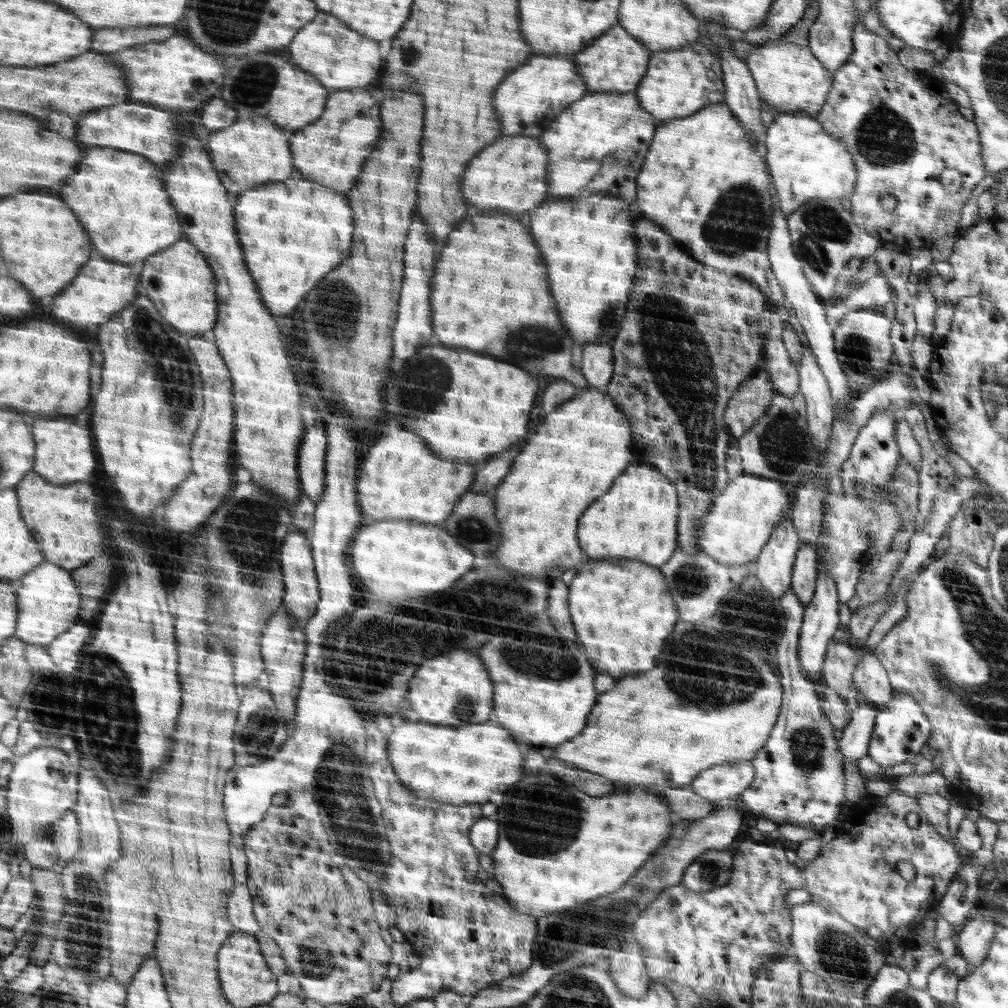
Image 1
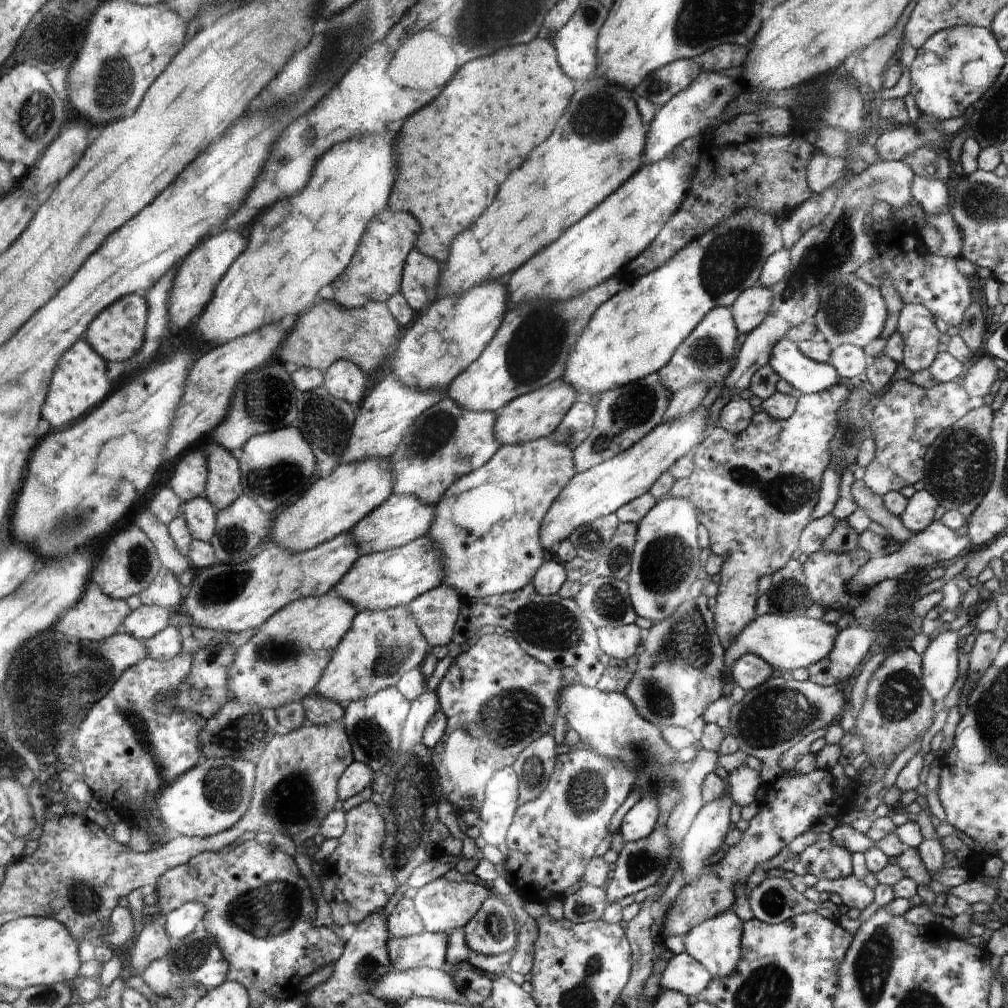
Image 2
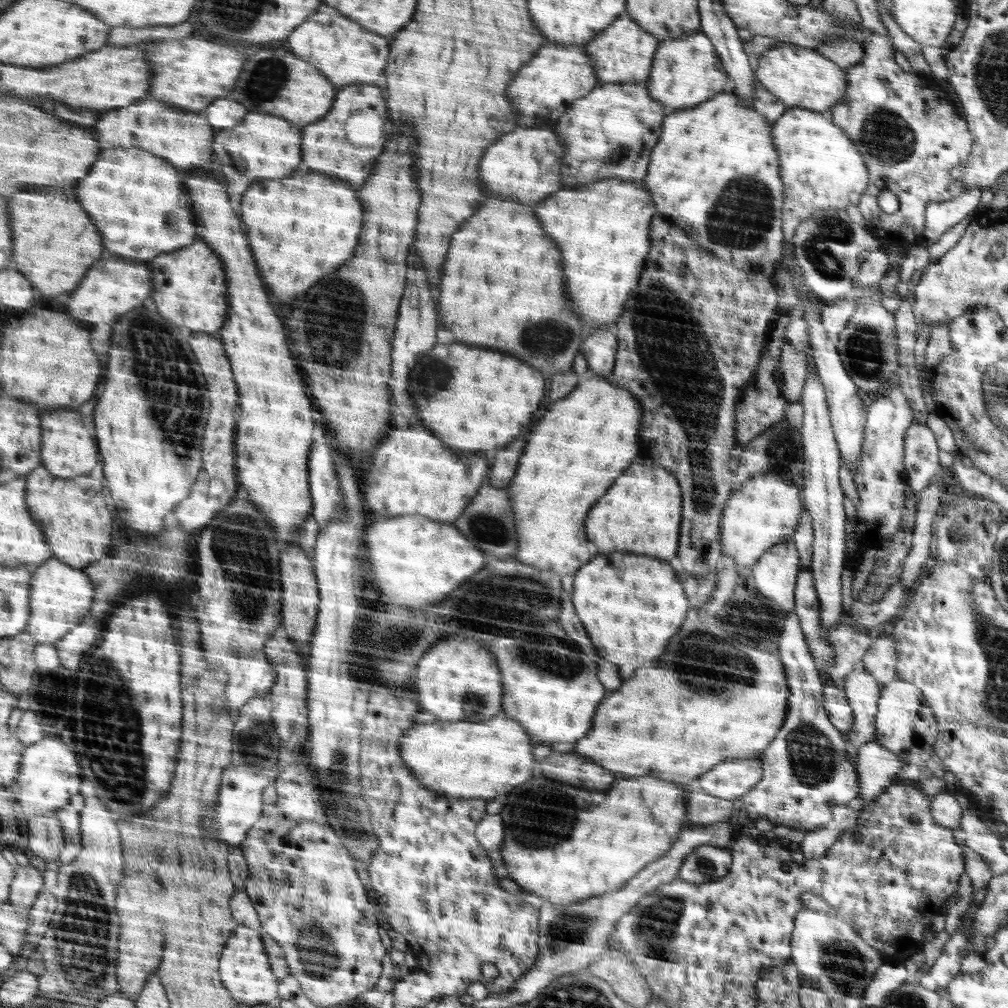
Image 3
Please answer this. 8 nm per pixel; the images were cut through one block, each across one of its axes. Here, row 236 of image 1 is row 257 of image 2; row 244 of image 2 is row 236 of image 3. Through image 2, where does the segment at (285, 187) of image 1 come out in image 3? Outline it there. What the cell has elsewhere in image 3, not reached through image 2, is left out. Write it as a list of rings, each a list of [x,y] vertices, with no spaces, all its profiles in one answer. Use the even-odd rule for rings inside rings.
[[[297,171],[280,180],[259,179],[244,192],[243,205],[239,211],[248,228],[248,236],[252,236],[252,256],[256,258],[262,282],[268,284],[268,292],[280,303],[292,302],[296,296],[314,286],[324,274],[332,272],[344,260],[354,256],[358,234],[364,229],[364,208],[356,196],[358,190],[354,192],[347,180],[313,171],[307,174]]]

